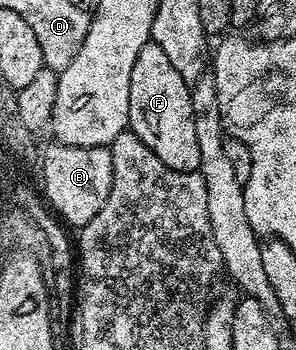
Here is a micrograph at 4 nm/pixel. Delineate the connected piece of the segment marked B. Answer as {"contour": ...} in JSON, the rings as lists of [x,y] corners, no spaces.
{"contour":[[[58,141],[52,144],[43,155],[42,194],[50,210],[68,228],[81,229],[101,213],[105,197],[109,197],[109,189],[113,185],[113,157],[106,146],[78,147]]]}

